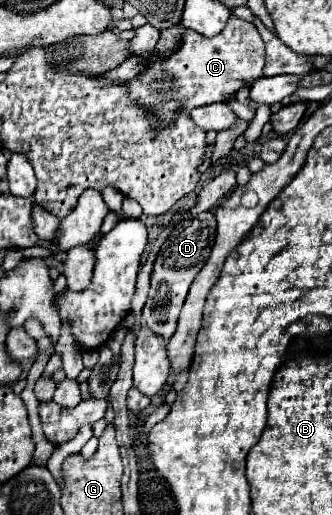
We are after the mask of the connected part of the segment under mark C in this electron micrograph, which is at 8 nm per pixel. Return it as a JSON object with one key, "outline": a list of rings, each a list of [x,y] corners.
{"outline":[[[230,16],[226,28],[212,38],[188,30],[182,36],[178,50],[170,56],[152,56],[146,74],[128,82],[128,94],[134,102],[148,110],[156,110],[160,120],[170,124],[178,116],[178,110],[192,112],[198,106],[222,102],[226,96],[234,96],[244,84],[256,82],[264,72],[264,42],[254,24]]]}

